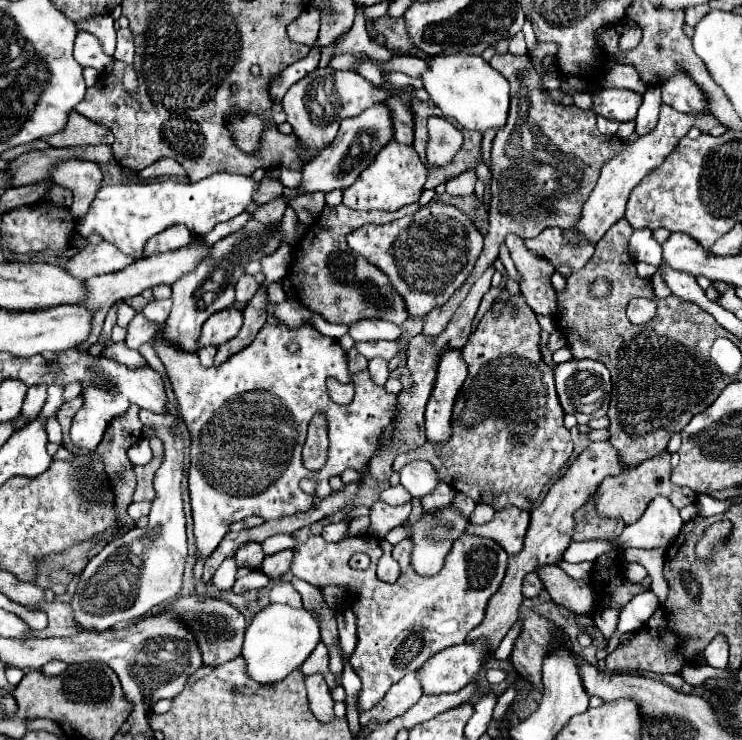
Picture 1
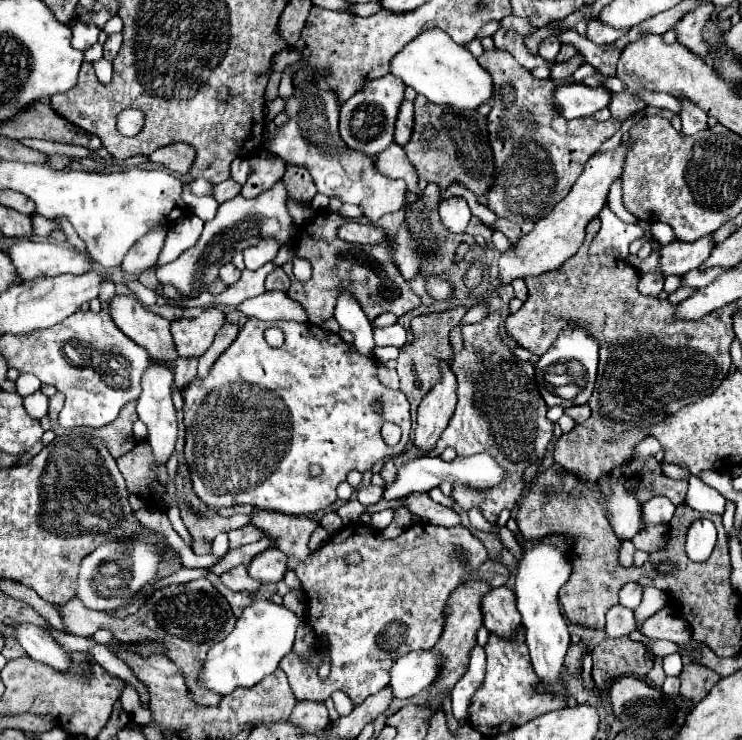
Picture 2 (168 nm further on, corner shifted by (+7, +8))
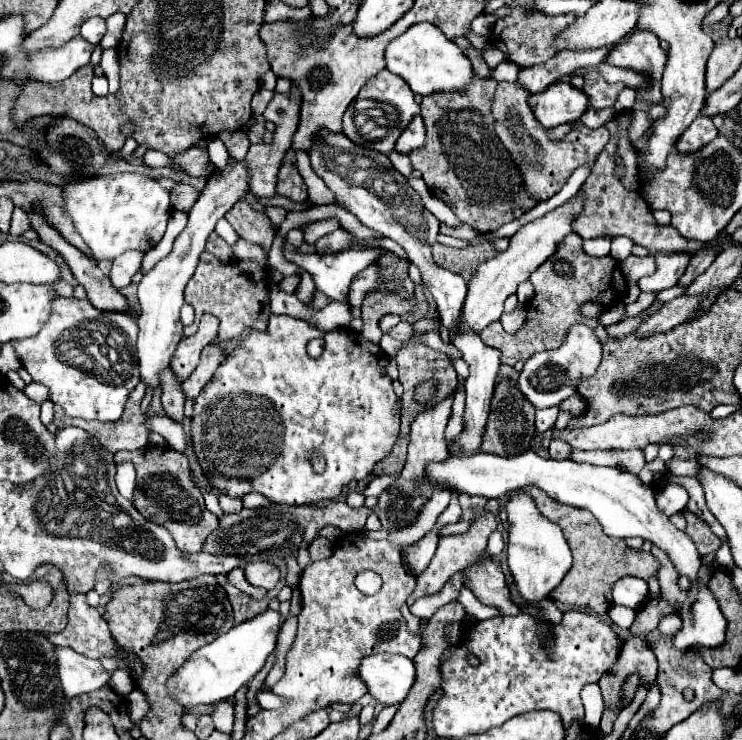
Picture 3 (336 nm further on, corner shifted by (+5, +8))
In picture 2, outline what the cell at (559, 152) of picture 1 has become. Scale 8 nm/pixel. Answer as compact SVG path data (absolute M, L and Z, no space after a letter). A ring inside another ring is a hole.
M493 48L483 52L479 64L489 70L495 86L493 108L487 116L489 144L495 158L495 182L487 192L487 206L497 216L537 222L569 194L587 160L621 128L621 122L613 118L597 122L593 116L565 120L553 104L553 80L535 78L505 50Z

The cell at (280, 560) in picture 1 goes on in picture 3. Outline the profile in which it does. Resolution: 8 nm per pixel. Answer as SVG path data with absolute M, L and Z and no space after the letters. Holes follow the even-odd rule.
M249 562L243 570L247 576L247 582L251 582L253 586L259 586L259 588L265 588L265 590L273 590L281 576L279 568L269 562Z

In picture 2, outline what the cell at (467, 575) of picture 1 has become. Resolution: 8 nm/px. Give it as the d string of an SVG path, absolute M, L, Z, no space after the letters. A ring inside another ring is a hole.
M363 522L347 524L337 534L333 534L319 550L309 552L303 562L289 558L289 570L295 570L307 592L307 622L313 626L317 636L325 634L327 654L331 658L331 674L325 680L319 680L317 666L323 654L315 652L309 664L301 662L295 652L285 656L279 668L287 674L293 694L297 698L325 702L335 690L341 690L351 698L355 706L359 706L365 698L377 694L389 684L389 664L393 664L397 656L405 656L411 650L429 650L433 648L433 644L437 644L445 626L445 608L449 596L455 592L455 588L465 584L469 576L477 574L477 570L487 560L487 548L475 534L471 534L471 530L463 526L443 528L425 522L409 526L393 540L381 538L379 530L375 530L373 526L365 526ZM353 550L357 550L363 560L357 566L347 566L343 556Z

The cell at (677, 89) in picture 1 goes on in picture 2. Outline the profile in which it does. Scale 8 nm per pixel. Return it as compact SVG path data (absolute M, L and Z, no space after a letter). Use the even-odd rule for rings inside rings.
M677 96L679 104L681 104L681 120L683 120L683 134L695 134L707 128L707 114L701 112L701 108L697 108L697 104L693 104L691 100L685 100L683 96Z

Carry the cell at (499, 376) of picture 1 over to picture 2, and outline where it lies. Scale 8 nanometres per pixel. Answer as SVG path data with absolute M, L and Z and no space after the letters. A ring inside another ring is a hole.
M491 312L479 324L461 324L463 336L463 350L453 354L451 368L457 376L457 408L449 426L437 440L437 446L429 452L421 452L417 446L405 450L401 456L389 458L383 468L381 476L387 484L395 480L395 470L399 462L413 460L417 456L441 456L445 448L455 448L459 456L473 456L473 454L491 454L501 468L505 468L505 480L497 484L497 488L485 492L473 492L473 488L463 488L461 484L453 486L453 498L461 506L461 510L469 510L471 506L479 506L481 512L489 522L497 522L501 510L513 510L517 500L527 486L525 470L543 460L553 440L555 422L547 418L549 406L541 400L541 394L535 384L535 364L529 360L517 360L511 348L499 336L501 326L501 312Z

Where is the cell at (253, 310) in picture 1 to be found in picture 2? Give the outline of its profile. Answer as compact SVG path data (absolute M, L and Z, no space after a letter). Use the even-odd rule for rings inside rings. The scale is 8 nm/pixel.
M227 322L227 324L217 332L217 336L215 336L213 344L209 346L209 350L199 358L199 372L197 372L197 376L203 378L203 376L209 374L213 362L229 348L229 344L237 338L237 334L239 334L239 324L237 324L237 322Z

